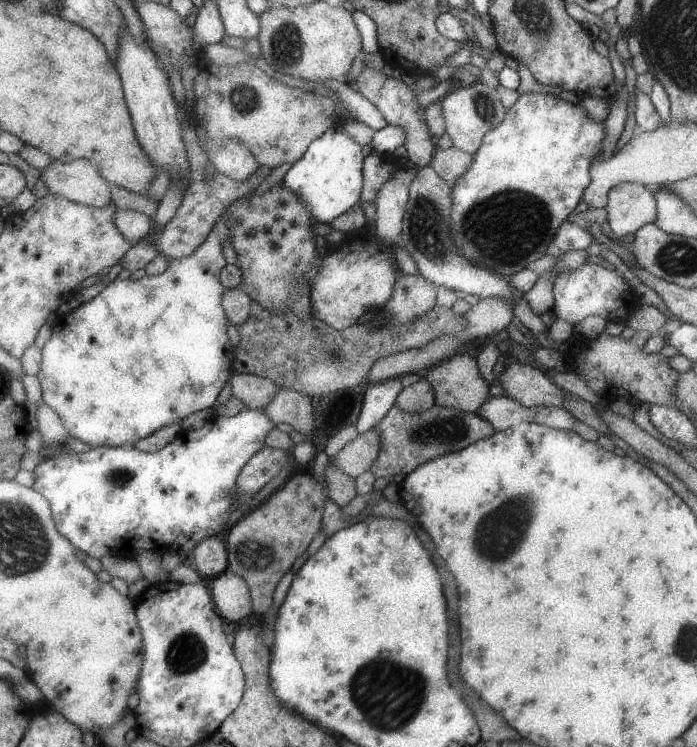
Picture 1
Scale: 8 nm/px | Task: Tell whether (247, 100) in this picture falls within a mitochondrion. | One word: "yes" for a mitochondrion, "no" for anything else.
yes

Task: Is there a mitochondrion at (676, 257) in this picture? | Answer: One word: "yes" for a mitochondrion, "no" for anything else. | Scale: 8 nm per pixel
yes

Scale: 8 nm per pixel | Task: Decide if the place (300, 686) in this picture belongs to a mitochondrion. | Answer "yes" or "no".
no

